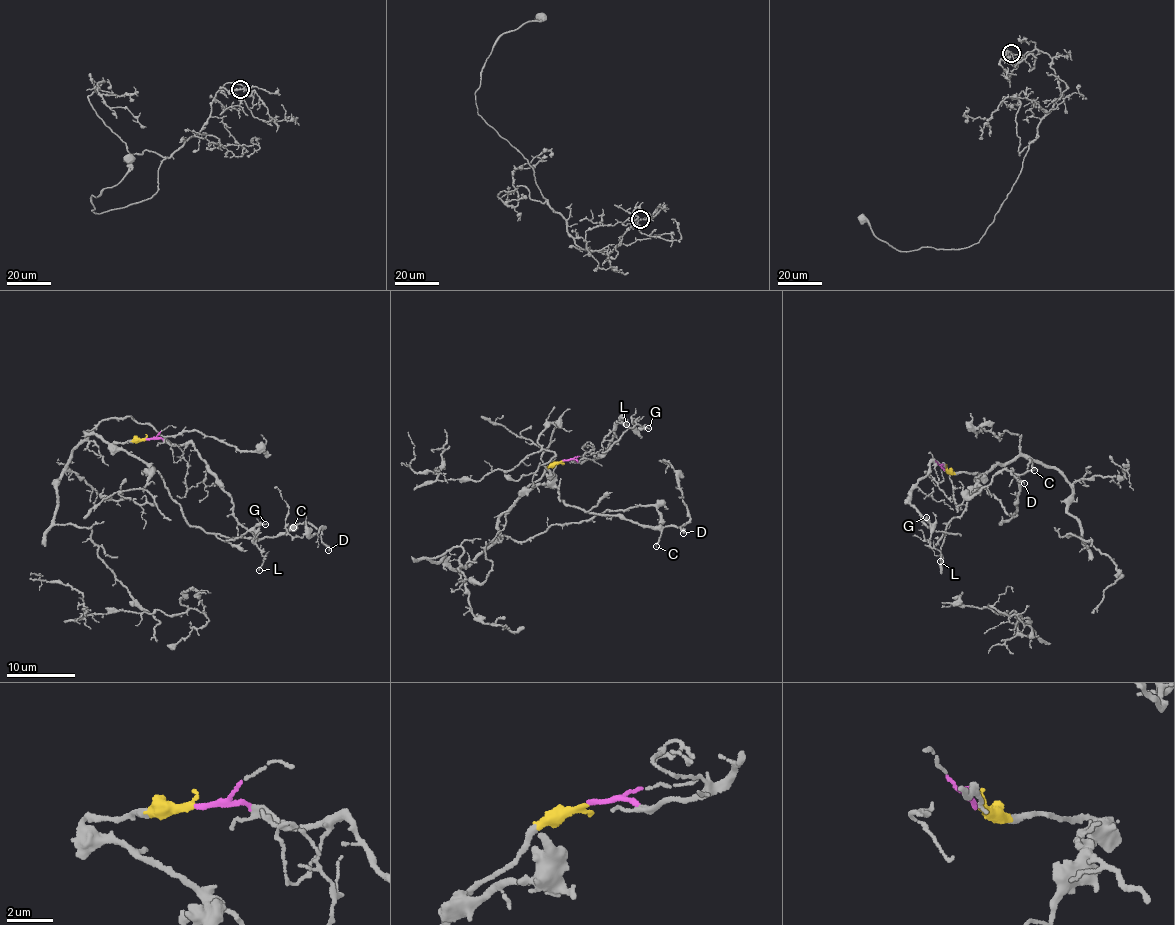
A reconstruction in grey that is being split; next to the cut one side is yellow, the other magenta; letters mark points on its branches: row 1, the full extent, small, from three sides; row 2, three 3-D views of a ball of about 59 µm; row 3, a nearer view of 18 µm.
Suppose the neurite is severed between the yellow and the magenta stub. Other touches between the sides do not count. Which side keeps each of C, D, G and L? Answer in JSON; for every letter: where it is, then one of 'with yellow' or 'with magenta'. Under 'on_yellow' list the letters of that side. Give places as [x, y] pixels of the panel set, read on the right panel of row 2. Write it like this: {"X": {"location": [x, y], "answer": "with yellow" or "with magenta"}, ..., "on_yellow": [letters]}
{"C": {"location": [1034, 470], "answer": "with yellow"}, "D": {"location": [1024, 483], "answer": "with yellow"}, "G": {"location": [926, 517], "answer": "with magenta"}, "L": {"location": [940, 561], "answer": "with magenta"}, "on_yellow": ["C", "D"]}

